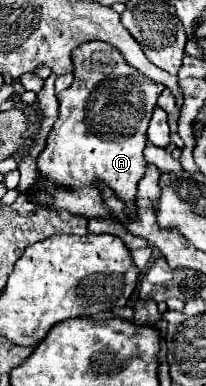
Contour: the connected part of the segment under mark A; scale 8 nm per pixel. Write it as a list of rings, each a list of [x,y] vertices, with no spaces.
[[[99,40],[85,42],[77,50],[73,50],[73,64],[75,64],[75,70],[73,70],[75,80],[67,90],[57,94],[59,118],[47,136],[45,150],[37,158],[39,180],[27,192],[27,196],[35,204],[43,204],[47,208],[57,208],[57,210],[69,210],[71,214],[85,216],[89,220],[91,218],[111,218],[119,222],[119,218],[105,206],[103,194],[97,188],[99,184],[105,184],[117,194],[121,202],[125,202],[125,214],[133,218],[137,212],[137,204],[135,204],[137,182],[145,176],[145,170],[147,170],[147,160],[143,156],[143,150],[147,146],[145,132],[149,126],[149,116],[153,114],[157,106],[157,98],[165,90],[165,86],[137,72],[133,66],[125,62],[119,50]]]

